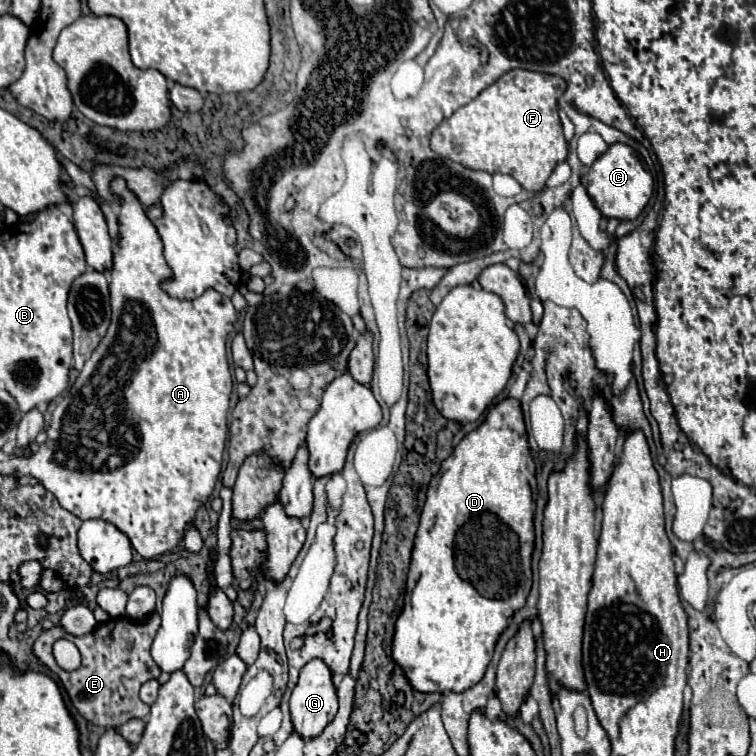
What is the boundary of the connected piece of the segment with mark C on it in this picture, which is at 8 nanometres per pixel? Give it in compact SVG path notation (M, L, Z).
M613 143L609 149L595 159L591 167L581 175L581 185L587 189L589 197L595 201L597 209L605 217L615 217L621 221L635 219L647 205L651 193L653 193L653 177L647 173L637 159L637 153L633 147L625 143Z

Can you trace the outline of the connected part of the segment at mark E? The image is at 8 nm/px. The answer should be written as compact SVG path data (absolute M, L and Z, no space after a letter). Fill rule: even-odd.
M153 611L143 621L133 621L127 617L109 619L101 625L97 625L97 629L93 633L83 635L83 637L69 635L63 627L53 627L53 629L41 633L41 637L35 641L35 655L41 659L43 665L47 665L53 673L59 675L73 705L89 723L105 727L105 729L113 729L113 727L127 723L133 717L143 719L149 715L149 705L145 705L139 699L139 687L149 679L157 679L161 673L159 665L151 659L151 653L149 653L153 637L159 629L159 623L161 623L159 613ZM55 635L67 637L69 641L77 643L77 649L81 651L81 657L83 657L83 663L79 669L75 669L71 673L59 669L59 665L55 663L55 657L51 653Z

